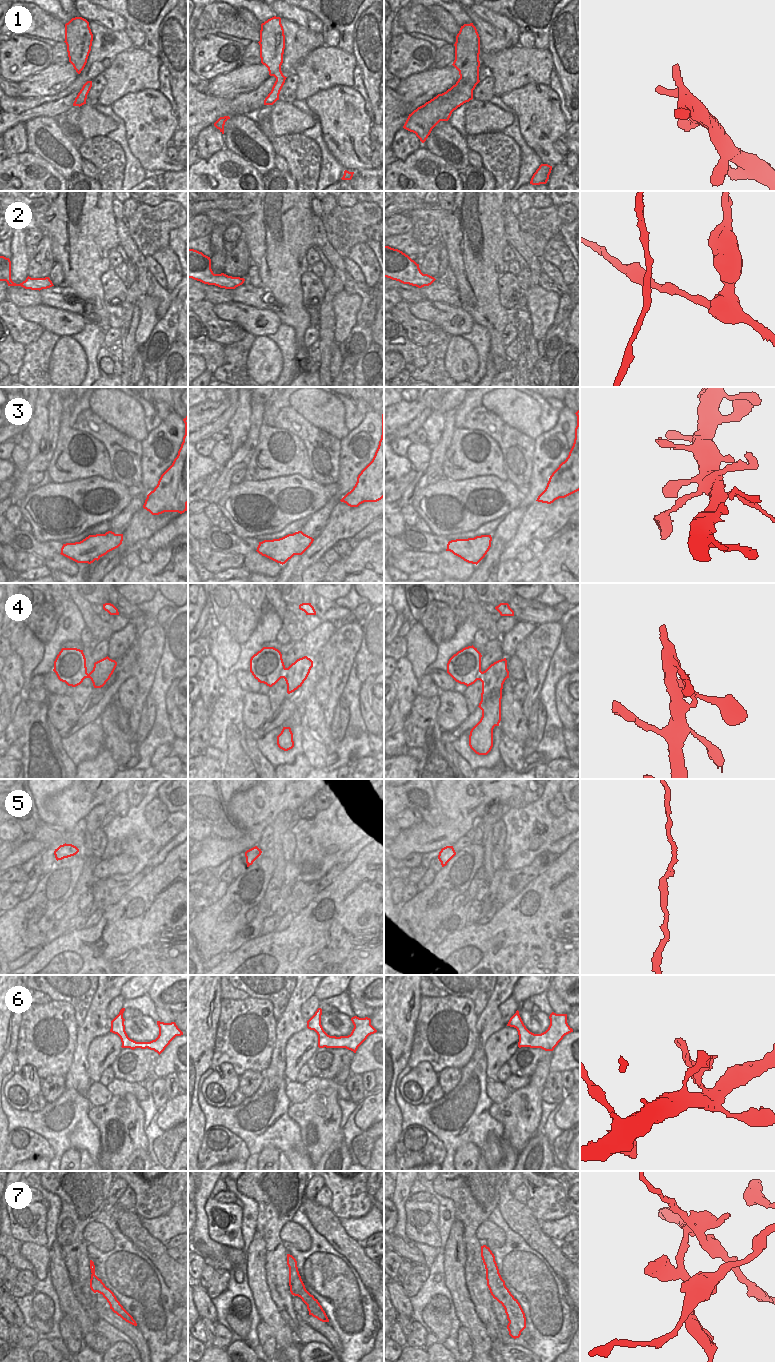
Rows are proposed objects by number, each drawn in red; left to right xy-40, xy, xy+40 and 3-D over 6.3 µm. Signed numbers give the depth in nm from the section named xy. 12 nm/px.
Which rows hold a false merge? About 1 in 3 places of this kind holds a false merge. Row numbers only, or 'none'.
7

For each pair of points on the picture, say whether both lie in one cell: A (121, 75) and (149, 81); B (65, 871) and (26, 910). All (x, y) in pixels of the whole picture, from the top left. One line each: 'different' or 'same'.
A: same
B: same

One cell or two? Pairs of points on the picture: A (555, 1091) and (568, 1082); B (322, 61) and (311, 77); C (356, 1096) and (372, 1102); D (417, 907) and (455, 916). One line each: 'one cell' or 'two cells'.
A: two cells
B: one cell
C: two cells
D: two cells

